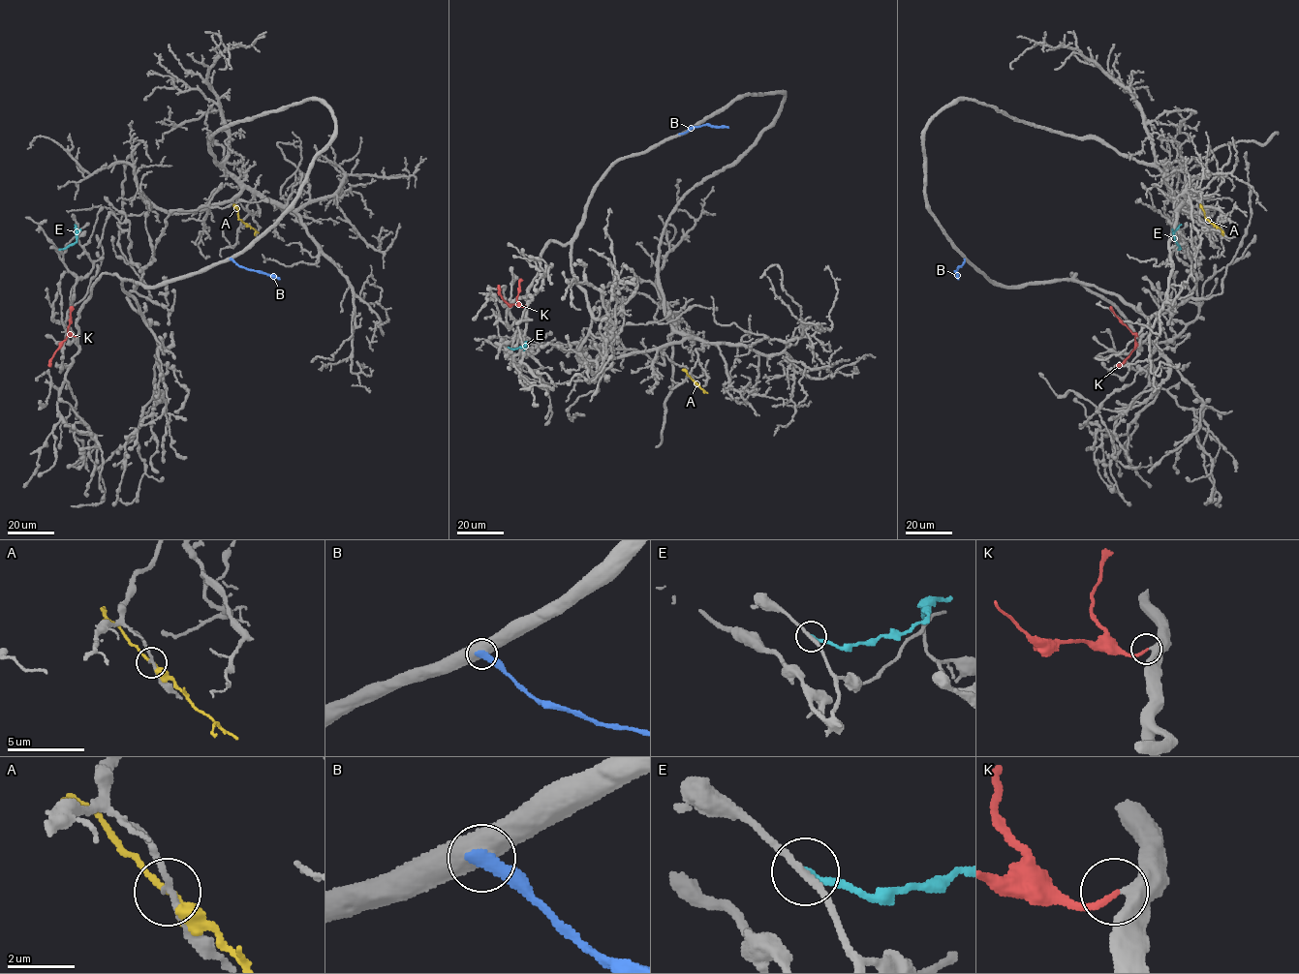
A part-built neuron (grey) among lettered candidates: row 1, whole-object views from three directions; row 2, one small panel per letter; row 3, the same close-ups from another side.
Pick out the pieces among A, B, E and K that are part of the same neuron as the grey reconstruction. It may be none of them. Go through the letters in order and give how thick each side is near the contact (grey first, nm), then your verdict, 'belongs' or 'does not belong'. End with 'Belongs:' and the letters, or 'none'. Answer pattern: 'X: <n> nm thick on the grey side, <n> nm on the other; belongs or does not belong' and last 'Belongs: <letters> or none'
A: 130 nm thick on the grey side, 240 nm on the other; does not belong
B: 600 nm thick on the grey side, 360 nm on the other; does not belong
E: 200 nm thick on the grey side, 190 nm on the other; does not belong
K: 420 nm thick on the grey side, 180 nm on the other; belongs
Belongs: K

